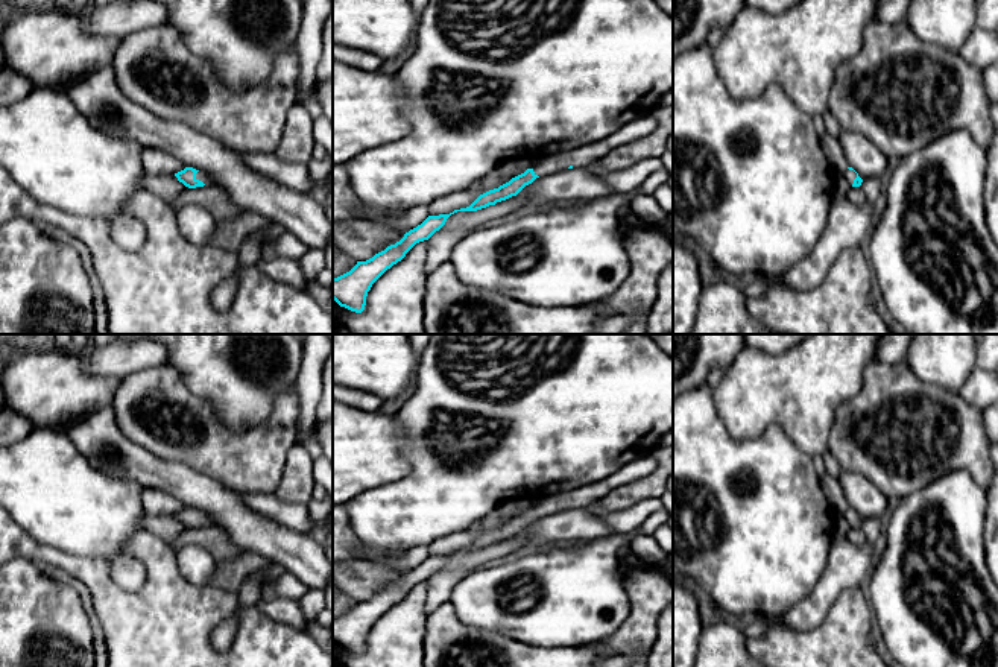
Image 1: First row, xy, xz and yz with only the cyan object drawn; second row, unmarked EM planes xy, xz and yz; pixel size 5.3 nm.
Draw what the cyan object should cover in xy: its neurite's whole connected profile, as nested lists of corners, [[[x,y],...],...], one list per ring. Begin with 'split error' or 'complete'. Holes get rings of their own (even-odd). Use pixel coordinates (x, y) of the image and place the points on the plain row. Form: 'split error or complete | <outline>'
split error | [[[185,507],[184,511],[175,514],[175,517],[178,518],[179,523],[182,523],[188,529],[213,524],[211,518],[207,514],[199,512],[193,507]]]

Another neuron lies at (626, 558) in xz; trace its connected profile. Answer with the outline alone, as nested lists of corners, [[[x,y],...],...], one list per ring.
[[[623,545],[618,553],[618,564],[620,564],[620,570],[627,570],[630,567],[641,567],[644,564],[643,559],[640,559],[629,545]]]

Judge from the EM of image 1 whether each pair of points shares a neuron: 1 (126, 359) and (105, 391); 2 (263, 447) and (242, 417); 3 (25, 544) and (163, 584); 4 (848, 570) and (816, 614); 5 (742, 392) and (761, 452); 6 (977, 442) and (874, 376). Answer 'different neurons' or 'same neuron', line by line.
1: different neurons
2: different neurons
3: same neuron
4: same neuron
5: different neurons
6: same neuron

